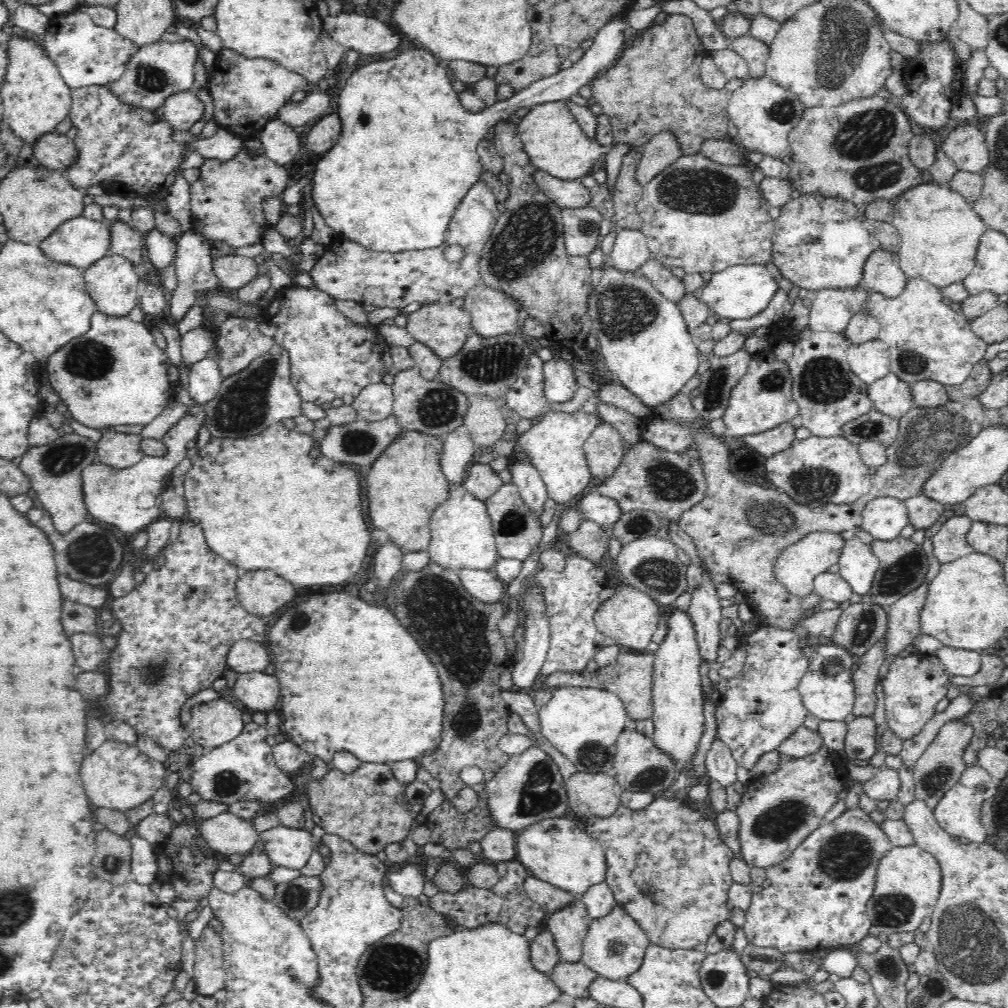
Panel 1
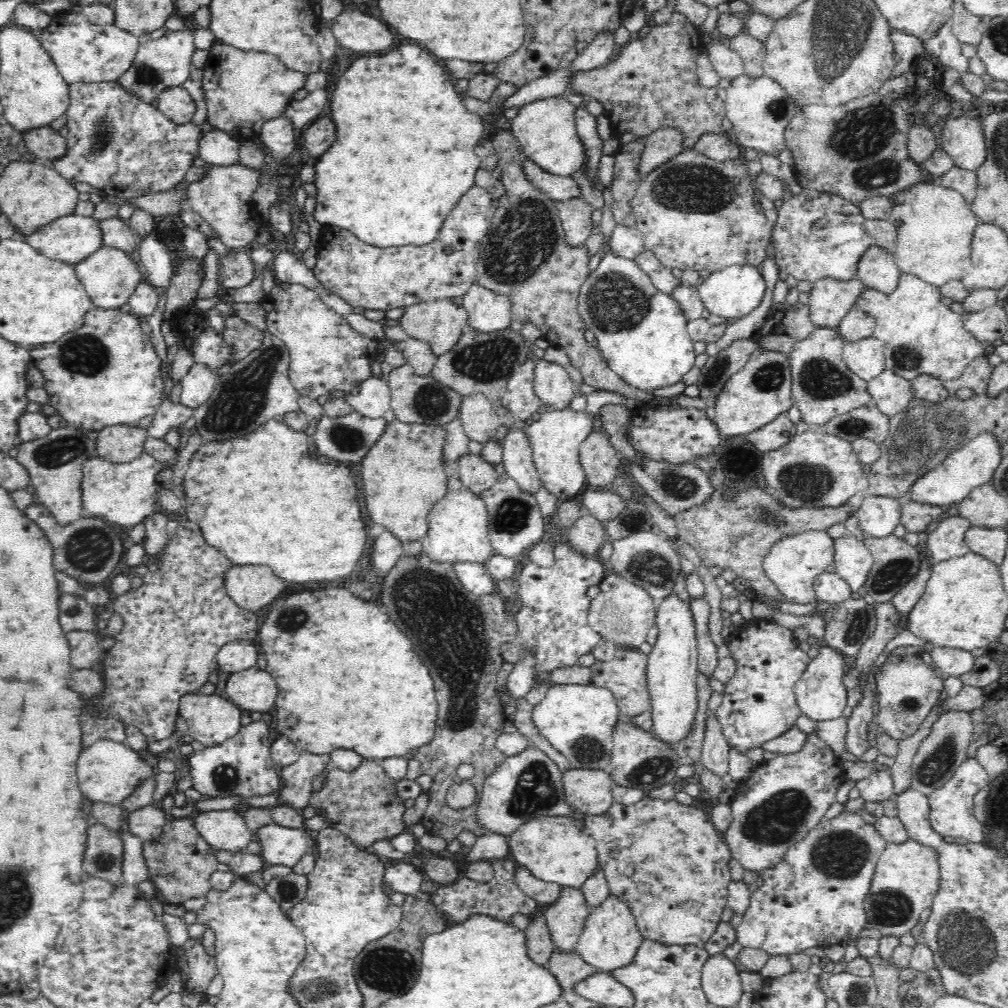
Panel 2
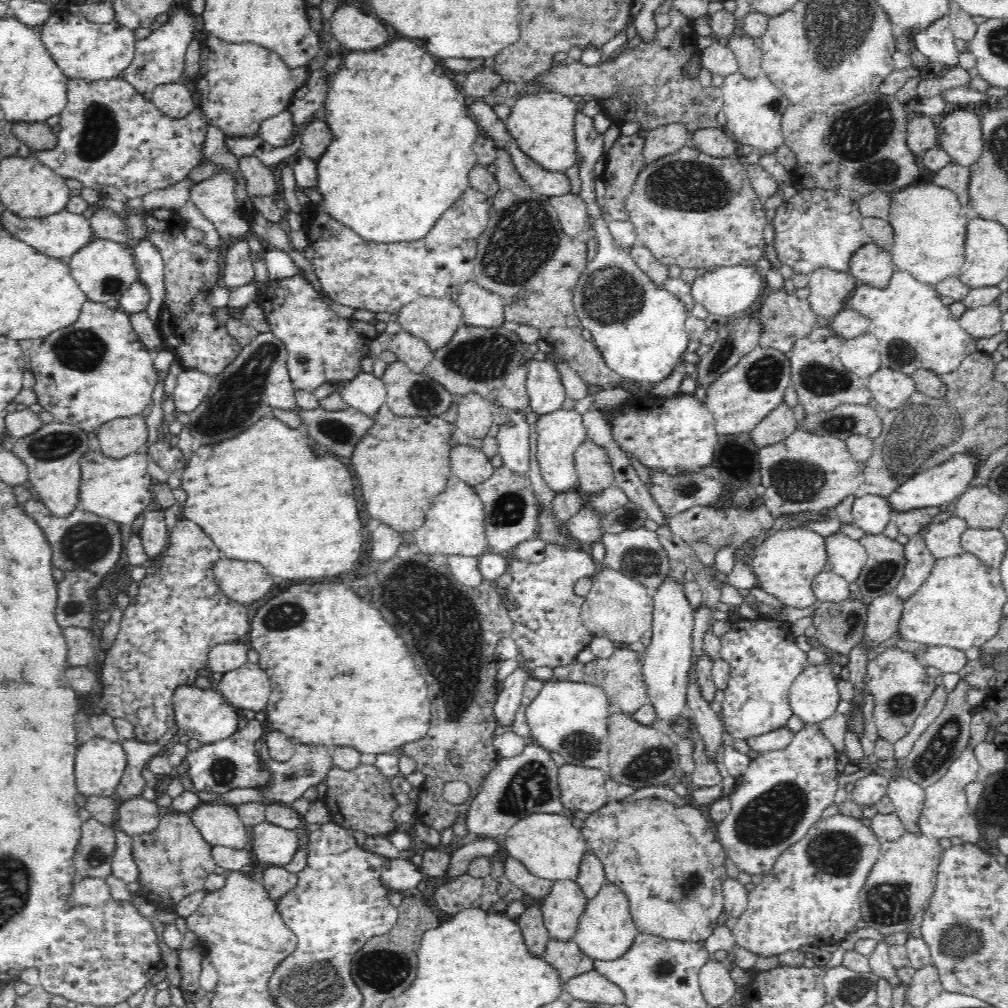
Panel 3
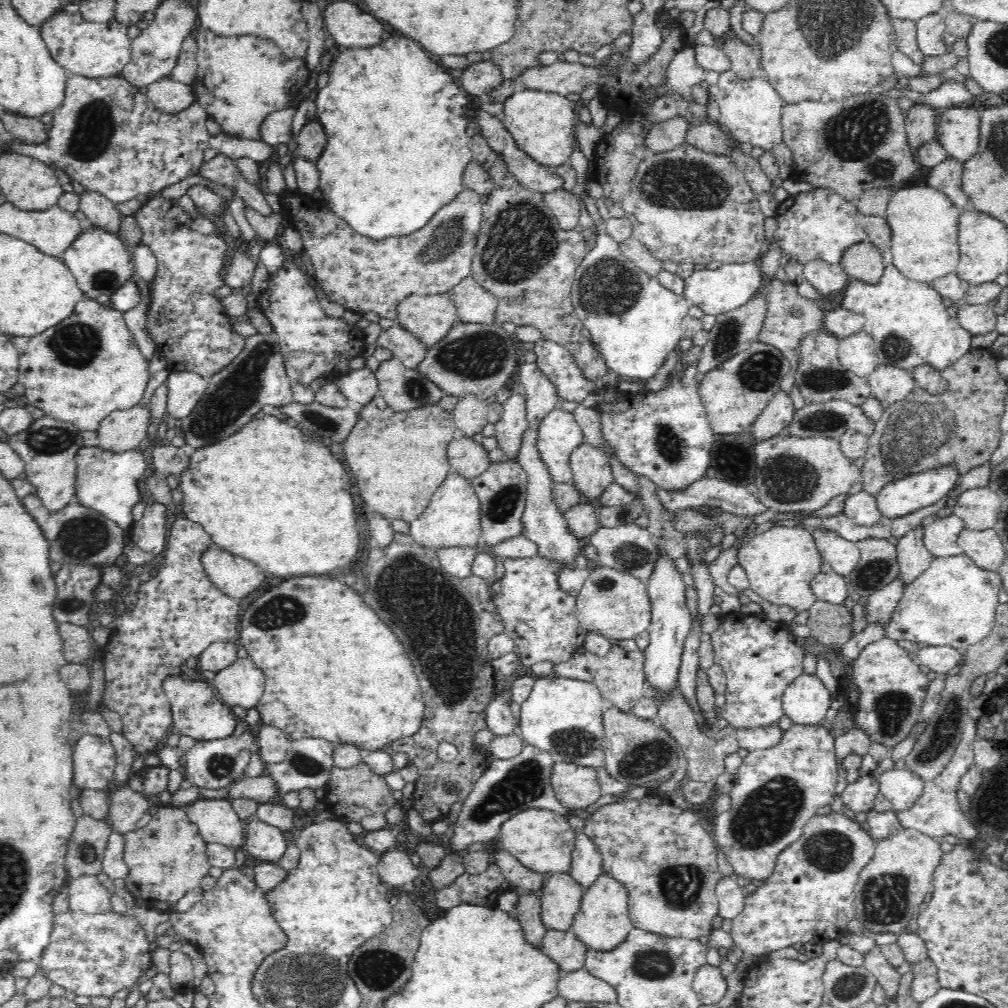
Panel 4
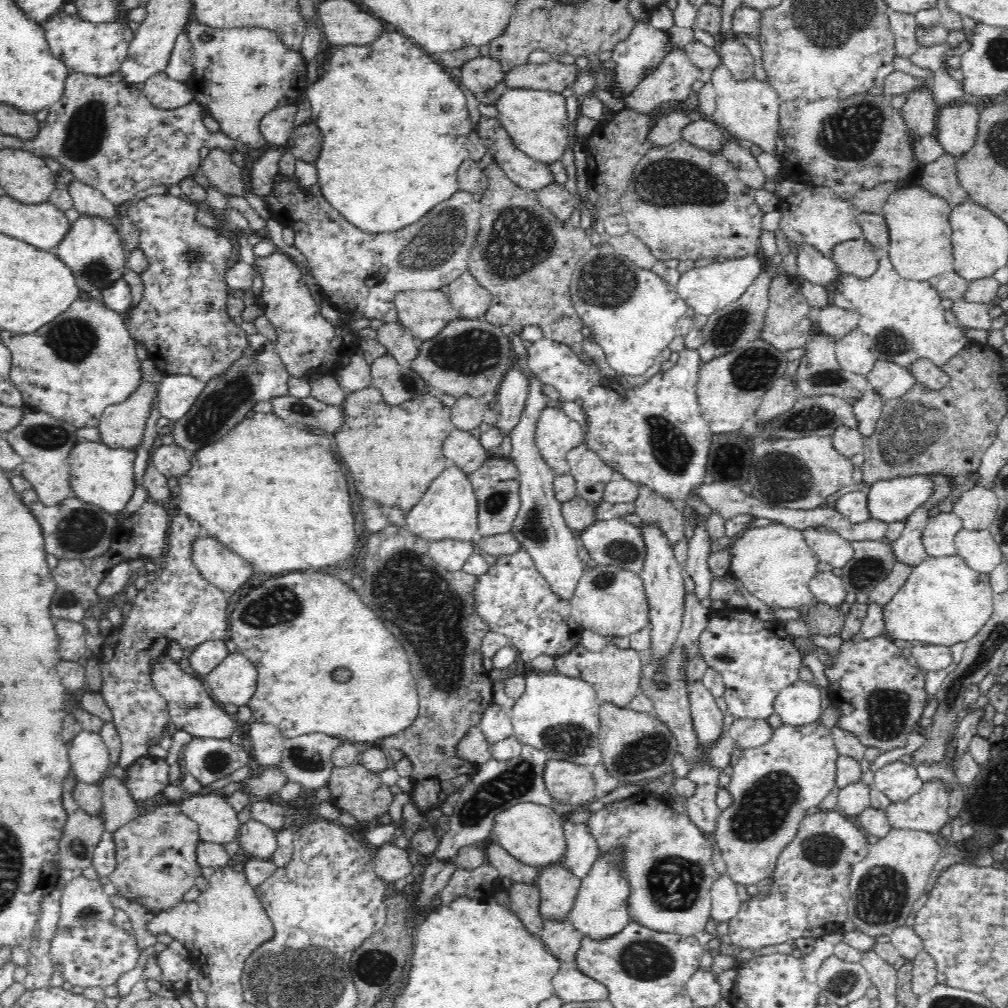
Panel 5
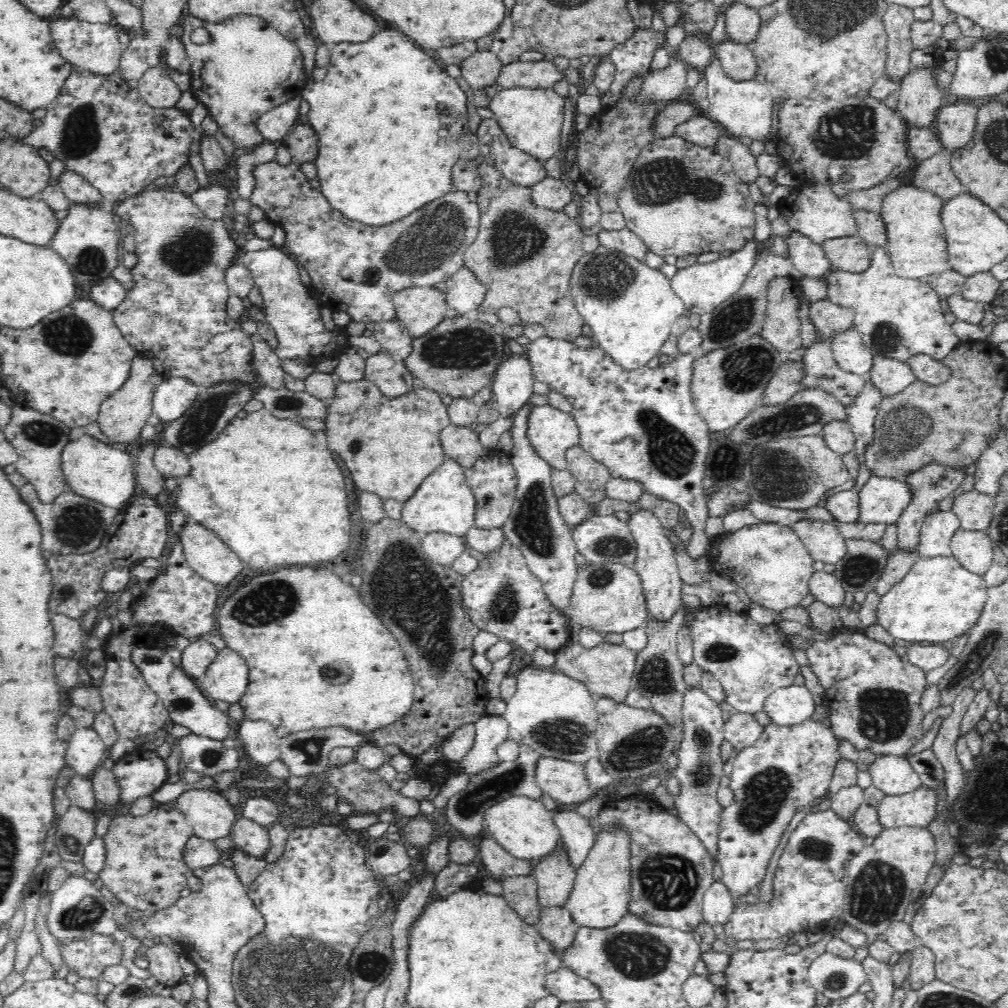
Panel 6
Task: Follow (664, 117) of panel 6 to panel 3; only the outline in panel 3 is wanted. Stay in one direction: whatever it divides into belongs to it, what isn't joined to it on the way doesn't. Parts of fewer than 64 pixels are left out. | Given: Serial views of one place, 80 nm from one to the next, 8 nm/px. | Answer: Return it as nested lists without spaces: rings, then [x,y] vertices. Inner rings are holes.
[[[672,122],[645,132],[644,160],[653,161],[688,146],[689,131],[684,122]]]

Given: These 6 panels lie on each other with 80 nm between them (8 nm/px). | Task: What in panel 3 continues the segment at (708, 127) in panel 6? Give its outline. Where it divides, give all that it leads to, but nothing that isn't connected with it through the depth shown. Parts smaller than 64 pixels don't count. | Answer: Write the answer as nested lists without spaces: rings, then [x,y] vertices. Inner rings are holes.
[[[721,127],[700,128],[689,136],[688,145],[714,157],[735,156],[735,140]]]

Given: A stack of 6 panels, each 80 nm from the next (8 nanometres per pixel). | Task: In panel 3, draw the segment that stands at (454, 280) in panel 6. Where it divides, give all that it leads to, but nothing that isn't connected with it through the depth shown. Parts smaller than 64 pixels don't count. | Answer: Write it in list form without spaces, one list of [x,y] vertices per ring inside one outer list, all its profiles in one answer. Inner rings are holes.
[[[473,279],[467,280],[456,292],[456,305],[460,307],[464,325],[480,327],[500,327],[503,320],[503,298],[486,290]]]

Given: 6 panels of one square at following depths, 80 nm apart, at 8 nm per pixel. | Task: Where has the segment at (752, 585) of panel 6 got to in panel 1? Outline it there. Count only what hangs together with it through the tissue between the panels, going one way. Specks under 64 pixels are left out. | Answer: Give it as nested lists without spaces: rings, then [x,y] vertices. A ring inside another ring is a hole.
[[[814,531],[806,534],[804,538],[796,540],[794,544],[782,548],[780,556],[772,564],[772,575],[788,591],[788,595],[798,599],[812,597],[815,594],[813,582],[816,576],[838,564],[842,546],[844,546],[844,538],[839,533]]]

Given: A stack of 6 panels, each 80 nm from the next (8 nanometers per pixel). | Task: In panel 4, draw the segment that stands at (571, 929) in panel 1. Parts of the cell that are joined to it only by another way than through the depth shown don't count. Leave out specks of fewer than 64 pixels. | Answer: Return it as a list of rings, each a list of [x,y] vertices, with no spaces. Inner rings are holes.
[[[568,871],[546,875],[538,892],[546,928],[570,929],[583,892],[583,886]]]

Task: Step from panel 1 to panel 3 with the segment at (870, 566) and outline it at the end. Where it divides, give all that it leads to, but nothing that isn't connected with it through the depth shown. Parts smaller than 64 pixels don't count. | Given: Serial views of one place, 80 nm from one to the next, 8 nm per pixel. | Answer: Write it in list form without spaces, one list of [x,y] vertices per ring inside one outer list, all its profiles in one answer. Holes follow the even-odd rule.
[[[840,532],[823,538],[827,564],[832,567],[832,571],[849,583],[856,582],[862,566],[865,566],[868,560],[864,547],[860,542],[847,538]]]

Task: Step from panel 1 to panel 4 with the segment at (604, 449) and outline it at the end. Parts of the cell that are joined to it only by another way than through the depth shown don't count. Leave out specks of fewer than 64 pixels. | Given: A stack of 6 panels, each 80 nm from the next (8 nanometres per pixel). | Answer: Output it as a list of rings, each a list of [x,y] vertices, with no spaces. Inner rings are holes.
[[[584,442],[569,456],[573,483],[583,500],[600,498],[606,487],[614,481],[611,460],[602,448]]]

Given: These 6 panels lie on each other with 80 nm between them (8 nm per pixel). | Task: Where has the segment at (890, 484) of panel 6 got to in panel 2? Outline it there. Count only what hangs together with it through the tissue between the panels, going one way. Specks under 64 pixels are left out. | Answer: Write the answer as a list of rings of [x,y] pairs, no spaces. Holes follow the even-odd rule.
[[[980,434],[978,438],[973,438],[966,446],[956,450],[955,453],[949,454],[940,466],[927,470],[920,478],[917,478],[907,490],[907,493],[898,498],[899,503],[902,500],[919,502],[920,504],[939,506],[943,509],[947,508],[953,502],[958,502],[968,496],[968,493],[975,487],[988,482],[993,475],[997,464],[1002,460],[1002,444],[997,444],[992,434]]]

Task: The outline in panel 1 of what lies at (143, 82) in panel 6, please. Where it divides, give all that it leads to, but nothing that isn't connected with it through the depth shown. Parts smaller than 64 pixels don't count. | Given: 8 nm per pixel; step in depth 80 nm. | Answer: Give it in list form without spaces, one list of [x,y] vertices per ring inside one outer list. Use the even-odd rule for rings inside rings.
[[[193,90],[170,94],[161,106],[165,119],[177,130],[190,130],[205,112],[205,106]]]

